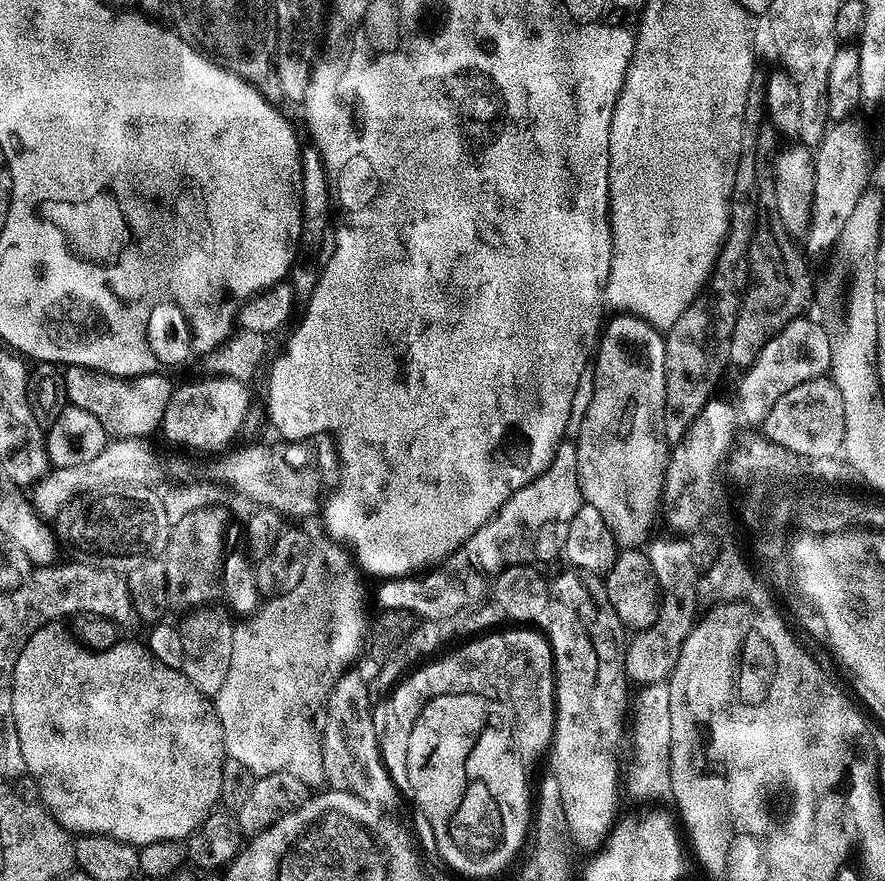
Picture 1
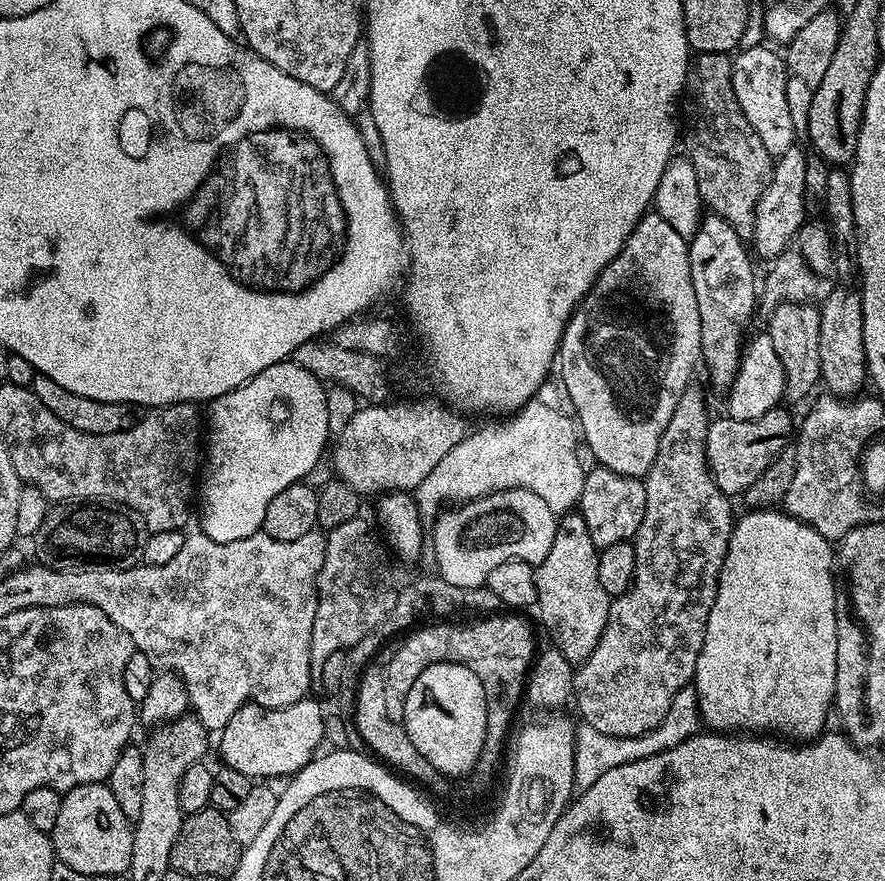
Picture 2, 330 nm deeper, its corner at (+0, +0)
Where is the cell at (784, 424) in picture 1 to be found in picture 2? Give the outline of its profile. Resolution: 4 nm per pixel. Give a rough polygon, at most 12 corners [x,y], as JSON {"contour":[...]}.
{"contour":[[794,420],[709,423],[708,468],[728,497],[743,494],[785,451]]}

